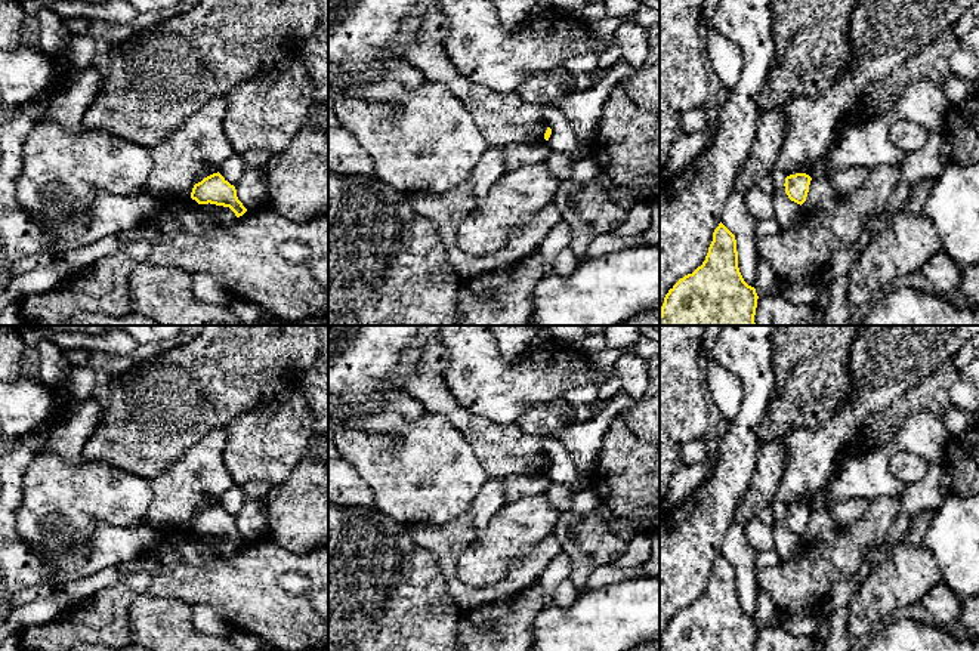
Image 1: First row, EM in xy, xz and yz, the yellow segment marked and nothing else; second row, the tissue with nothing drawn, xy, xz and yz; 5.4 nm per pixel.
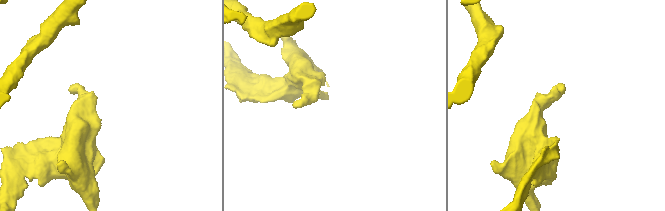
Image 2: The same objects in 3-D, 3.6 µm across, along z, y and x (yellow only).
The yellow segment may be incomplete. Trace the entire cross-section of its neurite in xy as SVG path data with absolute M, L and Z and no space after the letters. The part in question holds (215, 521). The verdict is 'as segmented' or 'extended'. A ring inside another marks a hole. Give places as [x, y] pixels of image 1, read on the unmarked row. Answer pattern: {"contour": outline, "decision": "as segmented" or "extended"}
{"contour": "M219 503L195 515L191 530L198 536L216 536L229 539L237 549L243 547L247 540L237 528L237 521Z", "decision": "as segmented"}

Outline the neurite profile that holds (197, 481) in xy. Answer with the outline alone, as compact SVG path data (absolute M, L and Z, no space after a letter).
M214 428L175 465L149 479L152 502L146 524L158 533L191 530L195 515L217 505L232 487L223 462L226 429Z

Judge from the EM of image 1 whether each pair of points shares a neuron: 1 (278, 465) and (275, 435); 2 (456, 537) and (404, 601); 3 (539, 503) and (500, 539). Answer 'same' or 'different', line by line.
1: same
2: different
3: same

